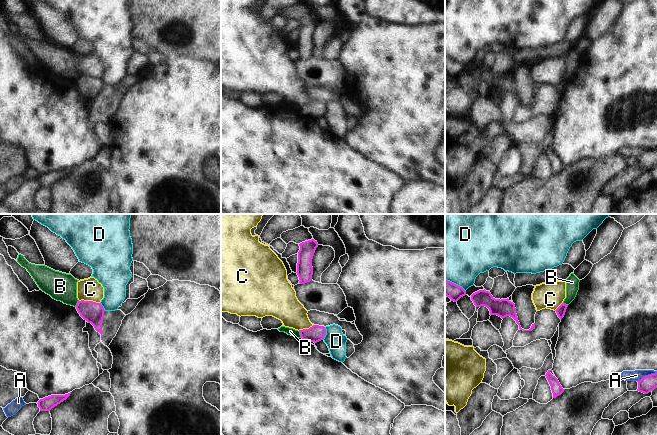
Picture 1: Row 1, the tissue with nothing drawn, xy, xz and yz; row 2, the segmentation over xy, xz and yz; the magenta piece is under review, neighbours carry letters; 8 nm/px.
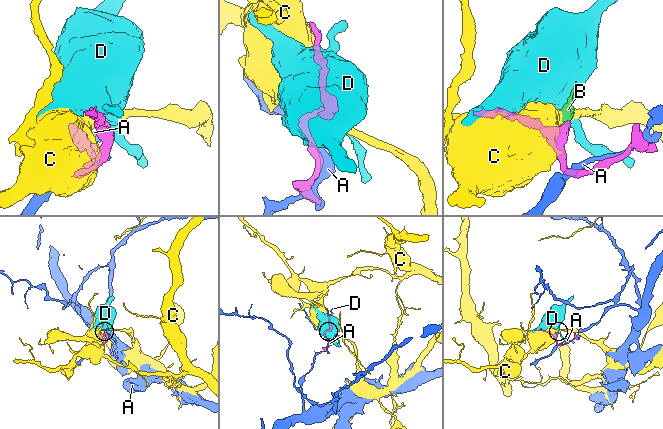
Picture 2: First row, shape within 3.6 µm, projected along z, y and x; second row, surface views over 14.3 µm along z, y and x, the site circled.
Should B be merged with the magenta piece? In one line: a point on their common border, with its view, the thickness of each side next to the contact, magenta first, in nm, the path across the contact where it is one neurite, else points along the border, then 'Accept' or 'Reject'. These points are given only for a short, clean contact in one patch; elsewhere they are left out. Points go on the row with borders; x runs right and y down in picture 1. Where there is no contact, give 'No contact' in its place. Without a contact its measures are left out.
Touches magenta at xz (300, 334). Thickness 140 nm (magenta) against 60 nm. Boundary: xz (298, 331), (301, 337). Reject

